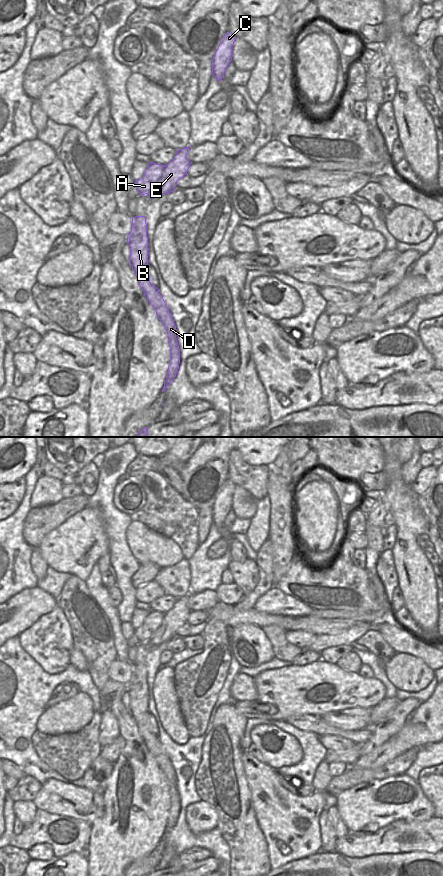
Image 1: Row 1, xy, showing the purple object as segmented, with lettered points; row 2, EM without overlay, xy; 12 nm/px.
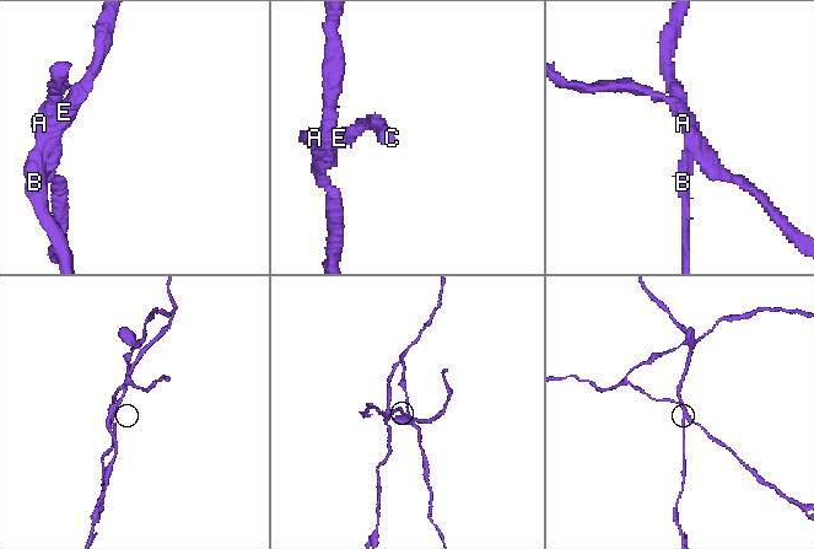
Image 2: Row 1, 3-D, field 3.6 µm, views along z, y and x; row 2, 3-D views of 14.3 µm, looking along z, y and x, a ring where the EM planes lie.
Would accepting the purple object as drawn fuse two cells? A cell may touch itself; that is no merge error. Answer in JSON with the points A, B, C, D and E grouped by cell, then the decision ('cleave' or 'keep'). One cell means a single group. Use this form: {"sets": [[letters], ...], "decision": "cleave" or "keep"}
{"sets": [["A"], ["B", "C", "D", "E"]], "decision": "cleave"}

